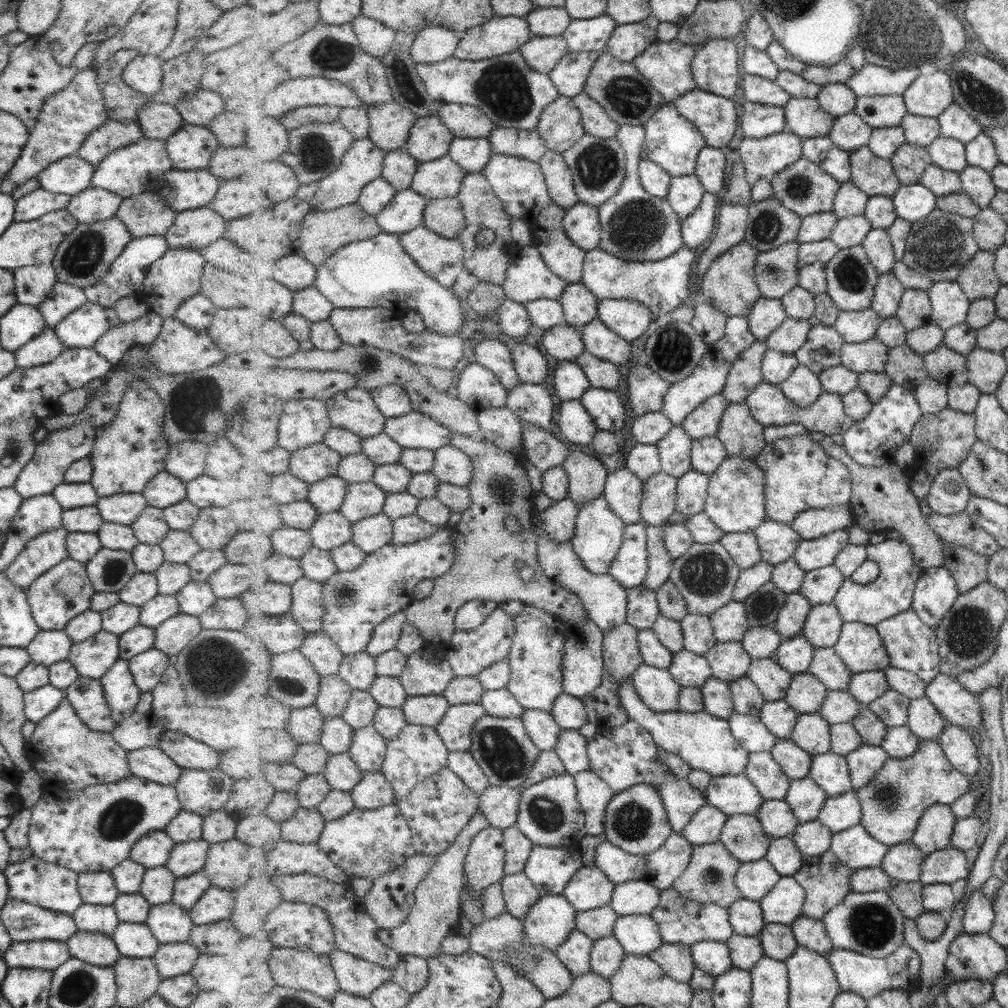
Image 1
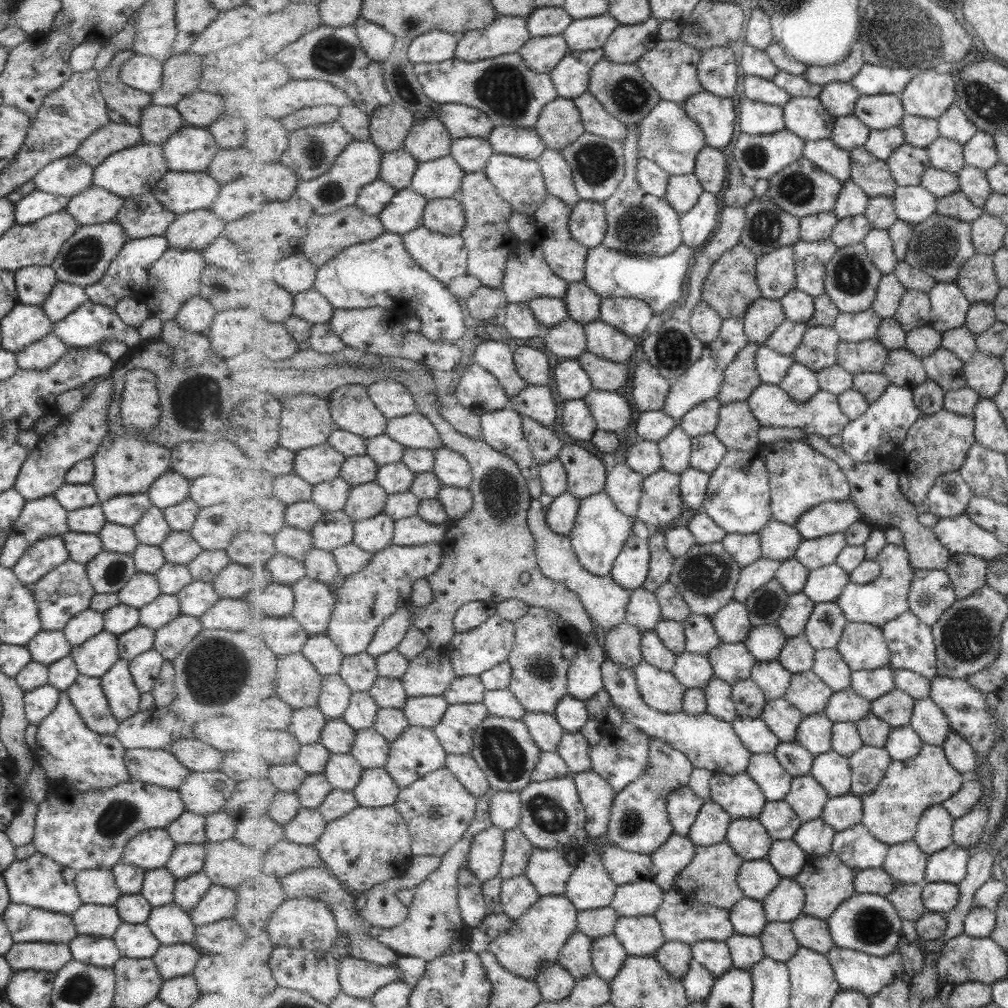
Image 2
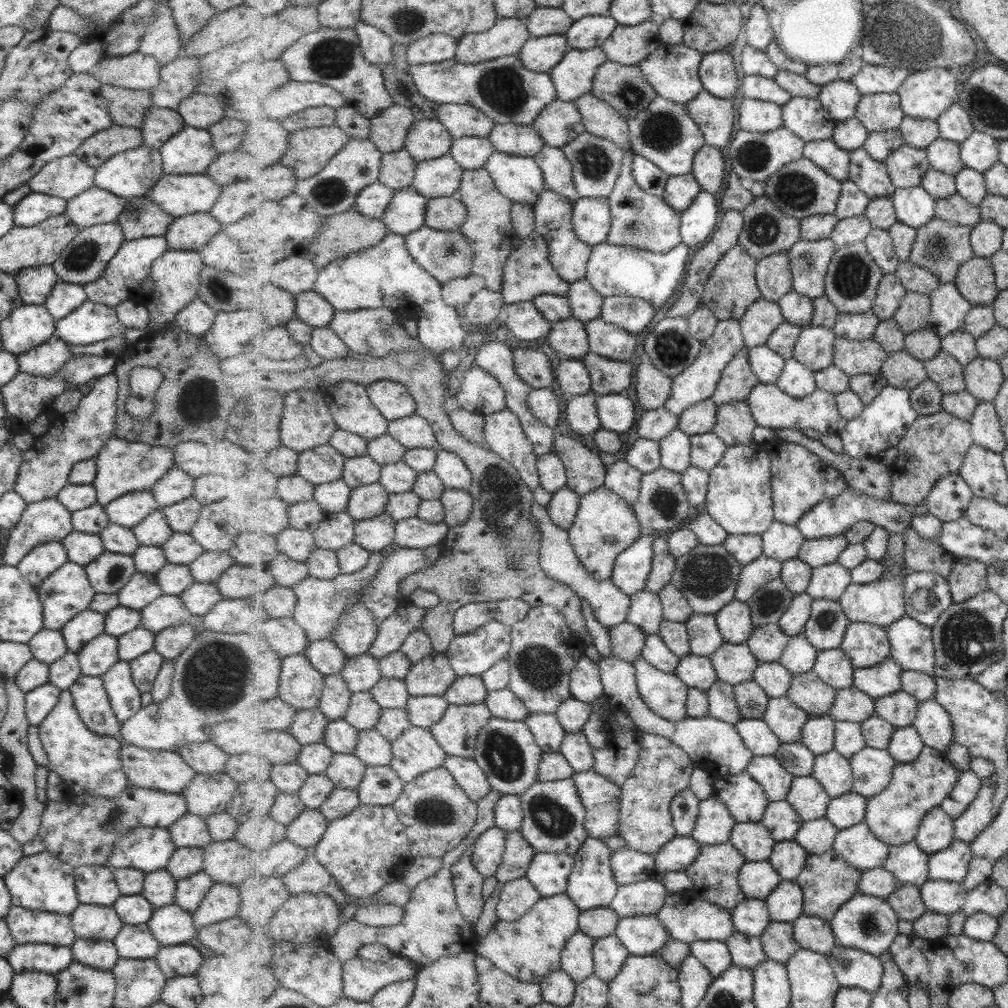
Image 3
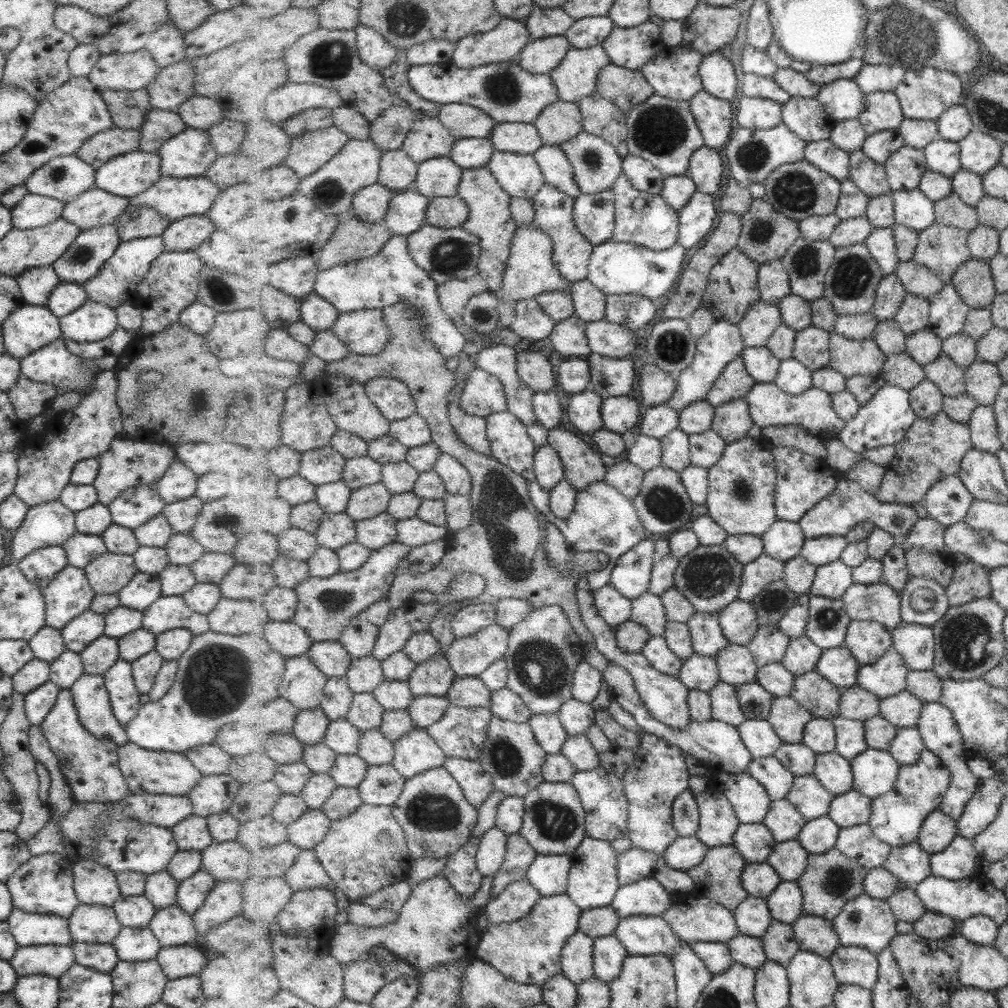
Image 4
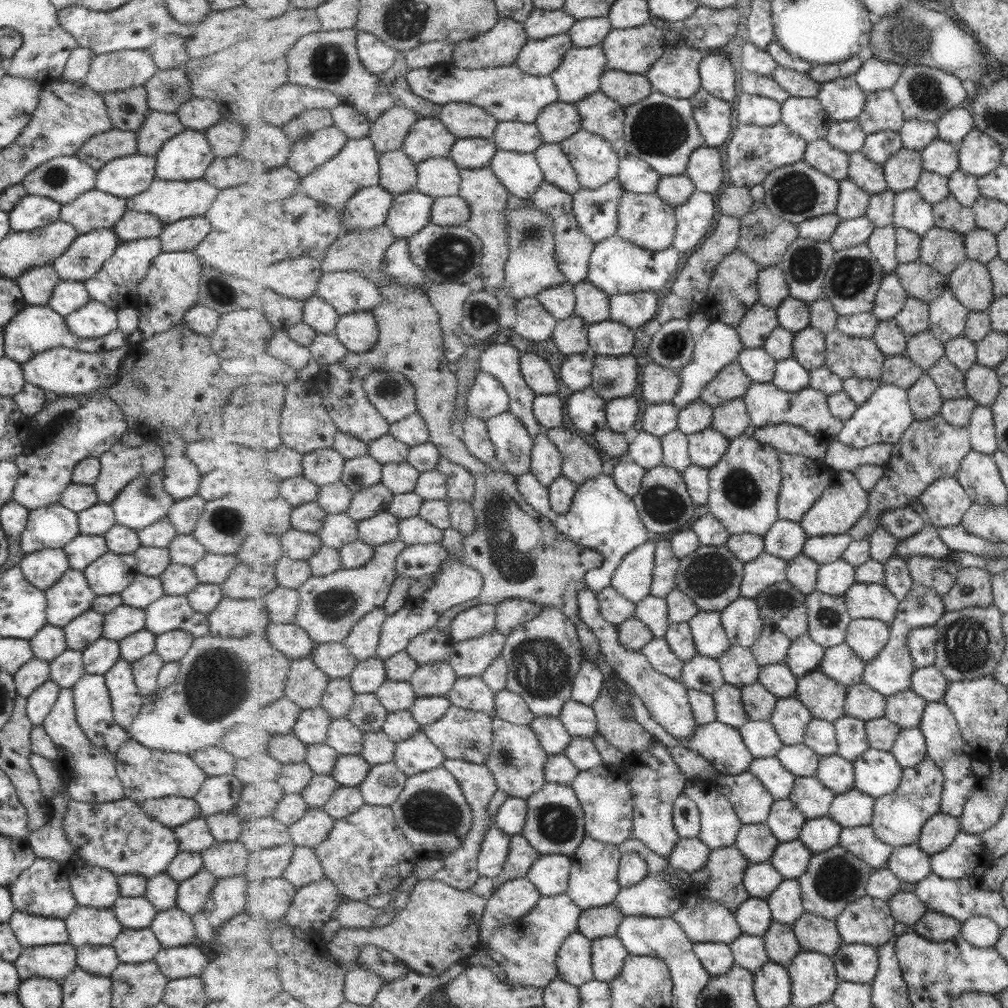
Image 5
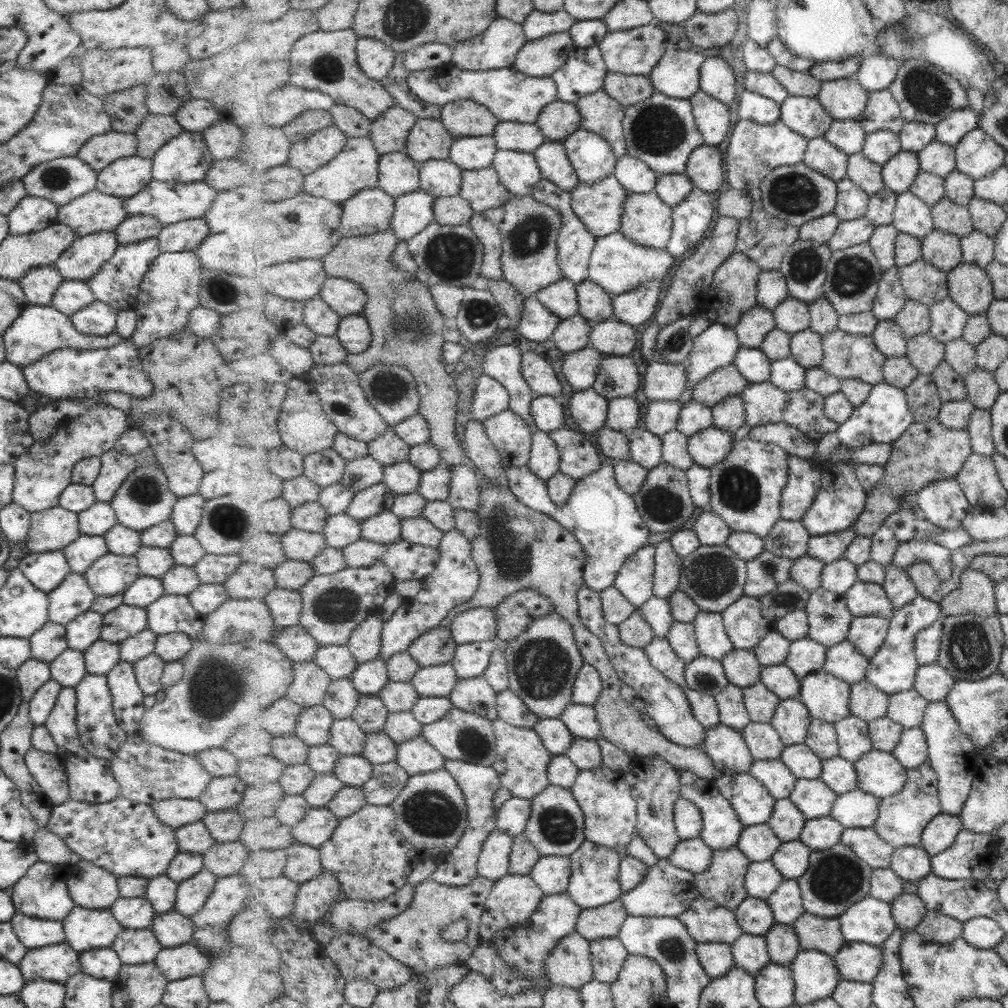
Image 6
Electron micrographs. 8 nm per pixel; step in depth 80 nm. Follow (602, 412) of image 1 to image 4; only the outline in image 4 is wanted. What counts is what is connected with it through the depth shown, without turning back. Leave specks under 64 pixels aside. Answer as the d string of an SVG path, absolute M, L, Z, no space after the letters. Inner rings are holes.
M613 396L603 400L602 415L608 429L623 434L639 422L639 404L633 397Z

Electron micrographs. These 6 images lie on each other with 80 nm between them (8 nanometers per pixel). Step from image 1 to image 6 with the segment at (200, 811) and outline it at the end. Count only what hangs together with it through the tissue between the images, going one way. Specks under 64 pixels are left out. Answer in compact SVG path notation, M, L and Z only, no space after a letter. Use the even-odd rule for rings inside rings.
M235 776L213 777L205 786L198 802L209 812L237 810L246 785Z

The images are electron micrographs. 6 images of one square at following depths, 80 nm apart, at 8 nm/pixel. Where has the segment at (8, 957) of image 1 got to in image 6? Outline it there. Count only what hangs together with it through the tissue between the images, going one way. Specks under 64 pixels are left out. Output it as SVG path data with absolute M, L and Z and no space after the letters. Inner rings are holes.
M65 943L28 949L17 966L25 982L41 978L63 985L67 979L80 972L78 953Z

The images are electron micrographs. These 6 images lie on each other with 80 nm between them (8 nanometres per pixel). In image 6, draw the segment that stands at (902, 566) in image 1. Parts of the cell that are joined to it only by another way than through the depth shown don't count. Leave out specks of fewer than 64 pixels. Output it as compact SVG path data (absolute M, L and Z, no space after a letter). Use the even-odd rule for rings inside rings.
M858 581L845 595L855 617L881 615L891 620L896 611L893 600L881 584Z

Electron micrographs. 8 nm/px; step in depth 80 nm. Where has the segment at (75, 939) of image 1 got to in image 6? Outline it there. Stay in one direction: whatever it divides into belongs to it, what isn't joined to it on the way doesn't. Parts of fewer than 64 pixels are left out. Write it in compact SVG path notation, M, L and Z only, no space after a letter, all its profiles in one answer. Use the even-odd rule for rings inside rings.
M93 948L78 953L80 972L97 979L113 981L122 962L111 948Z

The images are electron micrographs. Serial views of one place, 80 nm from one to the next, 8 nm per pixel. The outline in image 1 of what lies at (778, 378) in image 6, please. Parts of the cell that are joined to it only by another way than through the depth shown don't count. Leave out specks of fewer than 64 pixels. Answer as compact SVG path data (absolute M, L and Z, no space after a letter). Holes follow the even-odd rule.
M799 365L794 373L778 388L793 402L800 407L809 407L817 402L825 390L819 374L813 372L807 365Z

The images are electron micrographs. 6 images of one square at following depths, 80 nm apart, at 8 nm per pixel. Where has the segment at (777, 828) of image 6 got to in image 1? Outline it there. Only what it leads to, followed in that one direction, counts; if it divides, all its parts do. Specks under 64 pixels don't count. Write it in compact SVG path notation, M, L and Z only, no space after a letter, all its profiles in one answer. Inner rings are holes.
M785 799L764 800L757 815L771 838L793 837L801 823Z

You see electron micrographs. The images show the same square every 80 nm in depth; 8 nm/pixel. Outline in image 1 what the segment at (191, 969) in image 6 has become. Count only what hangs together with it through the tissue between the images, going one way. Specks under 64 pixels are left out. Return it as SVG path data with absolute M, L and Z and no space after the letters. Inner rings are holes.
M188 942L160 943L151 956L162 979L187 974L195 964L198 954Z

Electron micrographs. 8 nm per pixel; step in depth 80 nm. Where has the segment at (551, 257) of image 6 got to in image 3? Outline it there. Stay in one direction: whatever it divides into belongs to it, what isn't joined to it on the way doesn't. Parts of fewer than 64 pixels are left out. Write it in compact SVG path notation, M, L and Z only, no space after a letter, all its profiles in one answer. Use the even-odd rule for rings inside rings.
M536 230L529 236L517 237L513 241L511 257L509 257L504 269L504 282L502 294L506 304L516 302L533 301L540 295L555 295L568 297L570 282L563 280L554 270L550 262L548 240Z

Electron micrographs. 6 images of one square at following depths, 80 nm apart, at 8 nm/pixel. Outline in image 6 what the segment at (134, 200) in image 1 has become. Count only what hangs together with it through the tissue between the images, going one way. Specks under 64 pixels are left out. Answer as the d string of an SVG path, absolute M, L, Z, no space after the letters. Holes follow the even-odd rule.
M126 216L114 228L114 235L118 245L127 245L139 240L147 240L156 237L163 225L152 216Z

